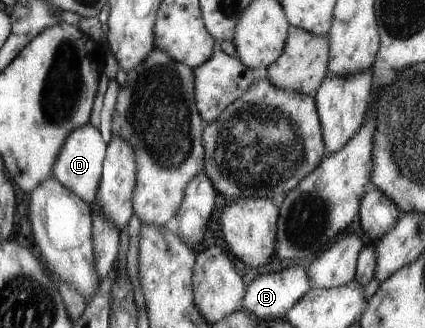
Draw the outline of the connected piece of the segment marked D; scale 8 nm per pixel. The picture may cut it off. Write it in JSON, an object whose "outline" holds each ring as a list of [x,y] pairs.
{"outline":[[[89,124],[80,126],[67,135],[63,141],[59,153],[55,157],[55,163],[51,167],[52,177],[66,189],[69,189],[80,200],[91,204],[97,193],[97,185],[101,179],[102,162],[106,149],[105,143],[101,140],[98,129],[91,127]]]}

